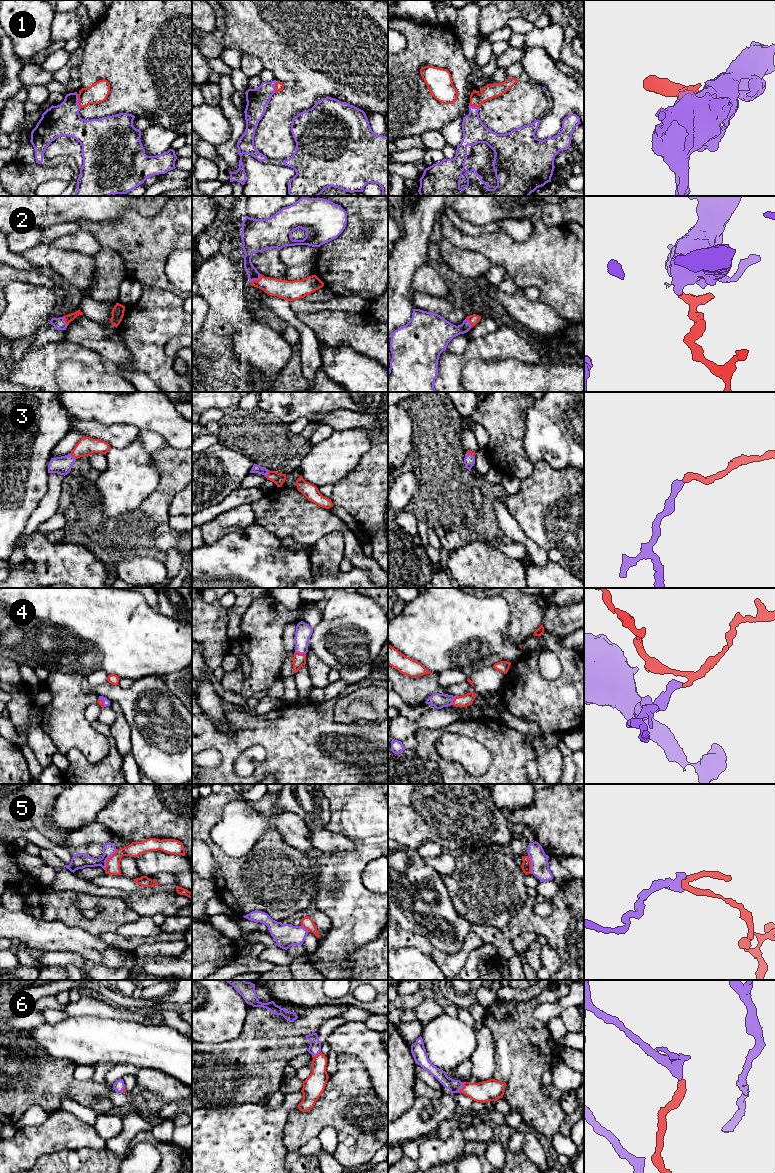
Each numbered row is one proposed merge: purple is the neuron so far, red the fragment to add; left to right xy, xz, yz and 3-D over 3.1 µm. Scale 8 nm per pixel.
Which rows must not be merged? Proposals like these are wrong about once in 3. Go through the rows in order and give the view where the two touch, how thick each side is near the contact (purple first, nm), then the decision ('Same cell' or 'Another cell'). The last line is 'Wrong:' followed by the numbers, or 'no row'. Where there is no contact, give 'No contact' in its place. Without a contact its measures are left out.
1: Touches purple in xy. Thickness 260 nm (purple) against 160 nm. Same cell
2: Touches purple in xz. Thickness 100 nm (purple) against 150 nm. Same cell
3: Touches purple in xz. Thickness 70 nm (purple) against 100 nm. Same cell
4: Touches purple in xz. Thickness 130 nm (purple) against 100 nm. Same cell
5: Touches purple in xy. Thickness 130 nm (purple) against 120 nm. Another cell
6: Touches purple in yz. Thickness 100 nm (purple) against 180 nm. Same cell
Wrong: 5

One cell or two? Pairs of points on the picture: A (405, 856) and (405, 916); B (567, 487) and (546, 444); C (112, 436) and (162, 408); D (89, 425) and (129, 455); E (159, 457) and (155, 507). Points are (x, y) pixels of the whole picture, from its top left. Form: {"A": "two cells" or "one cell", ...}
{"A": "one cell", "B": "two cells", "C": "two cells", "D": "two cells", "E": "one cell"}

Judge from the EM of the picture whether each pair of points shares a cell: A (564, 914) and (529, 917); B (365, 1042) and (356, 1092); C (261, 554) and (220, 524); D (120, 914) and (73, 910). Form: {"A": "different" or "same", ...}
{"A": "same", "B": "different", "C": "different", "D": "same"}

